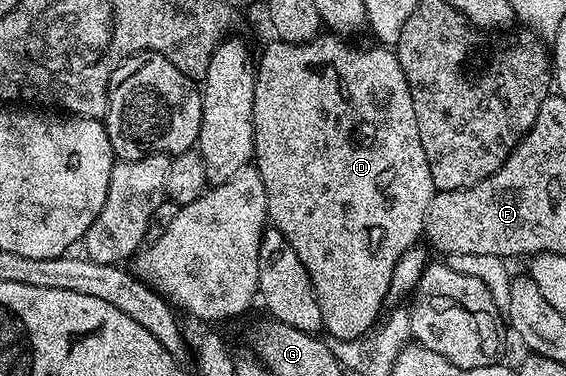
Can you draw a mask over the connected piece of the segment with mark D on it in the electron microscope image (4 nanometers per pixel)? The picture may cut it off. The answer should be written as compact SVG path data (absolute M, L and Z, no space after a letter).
M318 35L307 43L298 45L276 39L270 40L270 45L261 53L261 61L259 57L255 65L255 91L253 92L255 95L253 161L263 179L263 187L267 191L268 220L272 228L280 231L287 239L287 243L295 247L295 255L299 255L303 267L307 267L307 275L315 287L324 332L329 332L328 336L337 343L360 342L360 337L365 332L368 334L378 324L382 316L381 304L384 303L385 296L393 285L393 272L396 271L401 256L417 240L419 242L422 240L425 232L425 212L427 207L431 207L431 199L435 192L431 179L431 167L427 167L427 155L423 155L423 143L419 135L419 123L415 119L411 91L396 52L389 47L360 49L349 41L352 40L341 35Z

